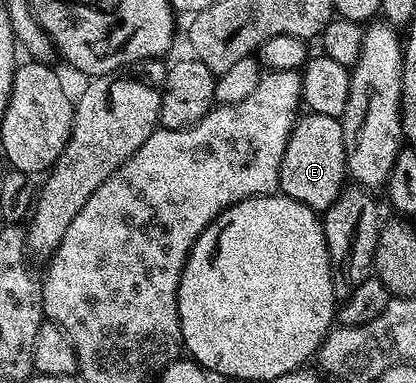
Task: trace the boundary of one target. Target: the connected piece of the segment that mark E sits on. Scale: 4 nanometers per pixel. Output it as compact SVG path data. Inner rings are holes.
M307 112L299 116L294 124L294 129L288 139L288 147L284 147L284 159L280 163L280 179L278 188L285 196L304 203L308 208L315 211L325 211L336 203L336 199L342 194L347 184L348 174L346 171L346 152L344 151L344 131L341 120L332 115L320 115L319 113Z

